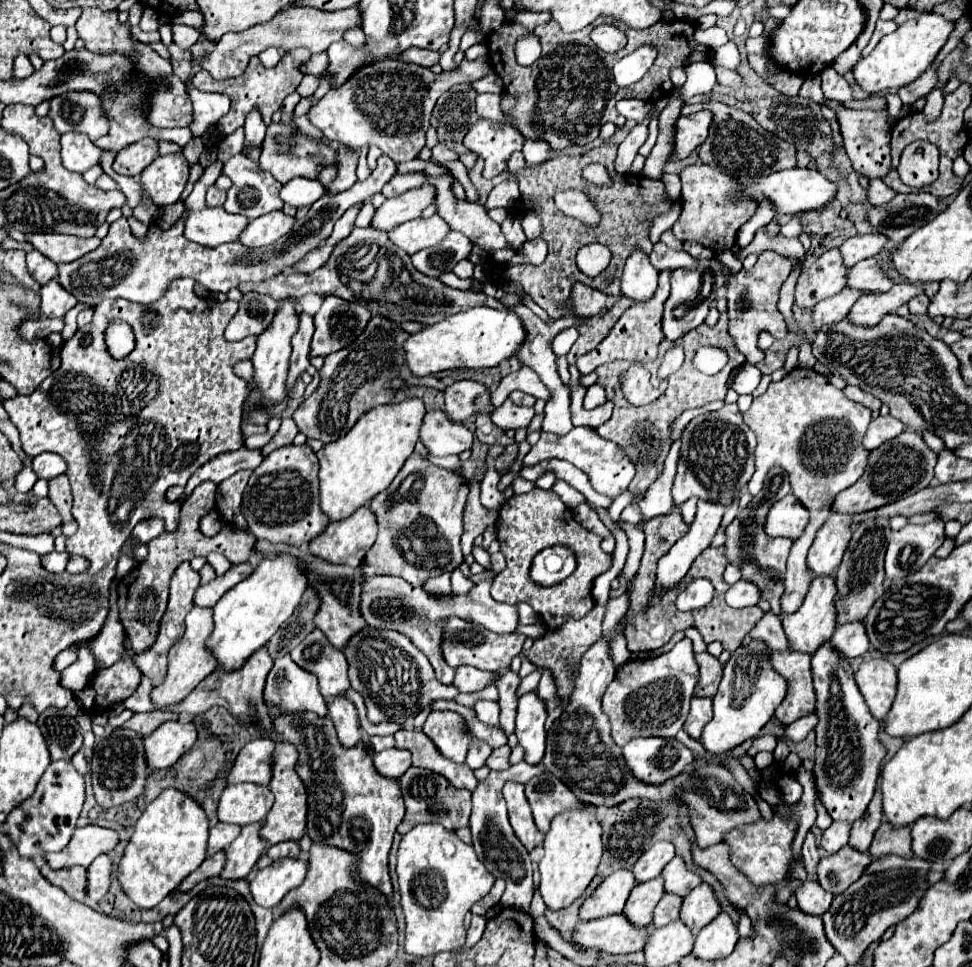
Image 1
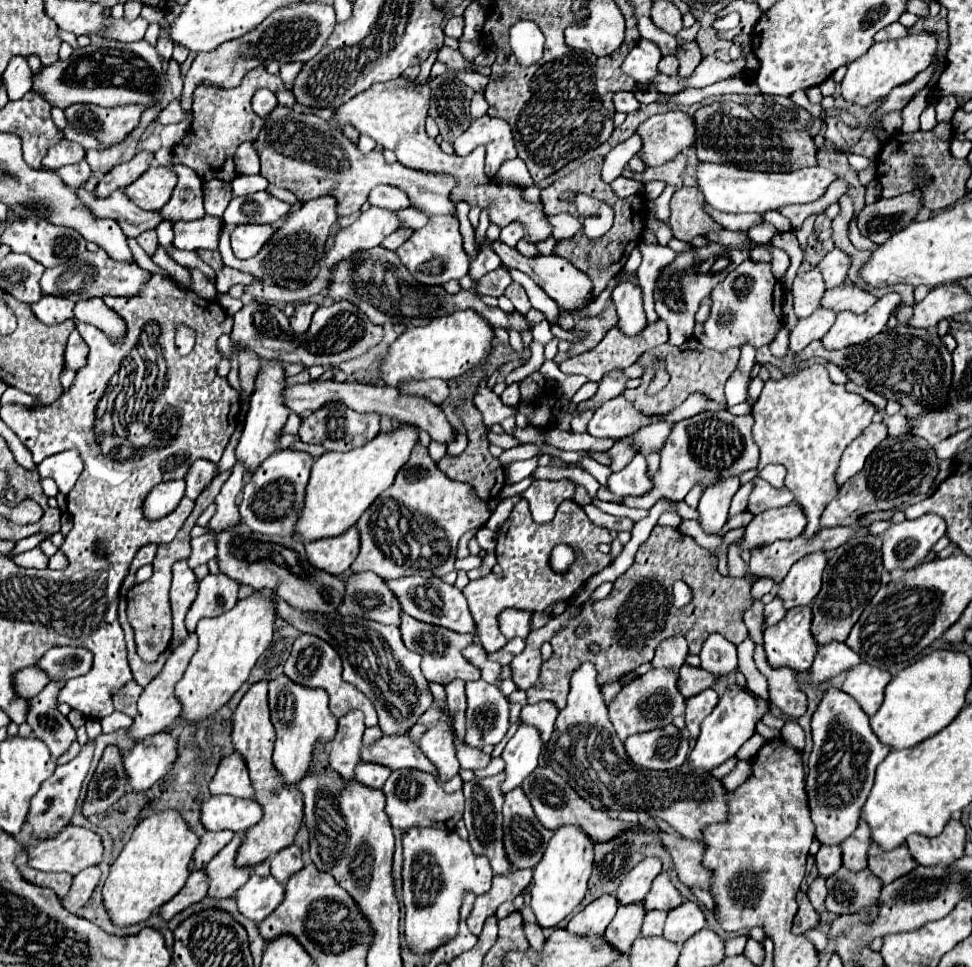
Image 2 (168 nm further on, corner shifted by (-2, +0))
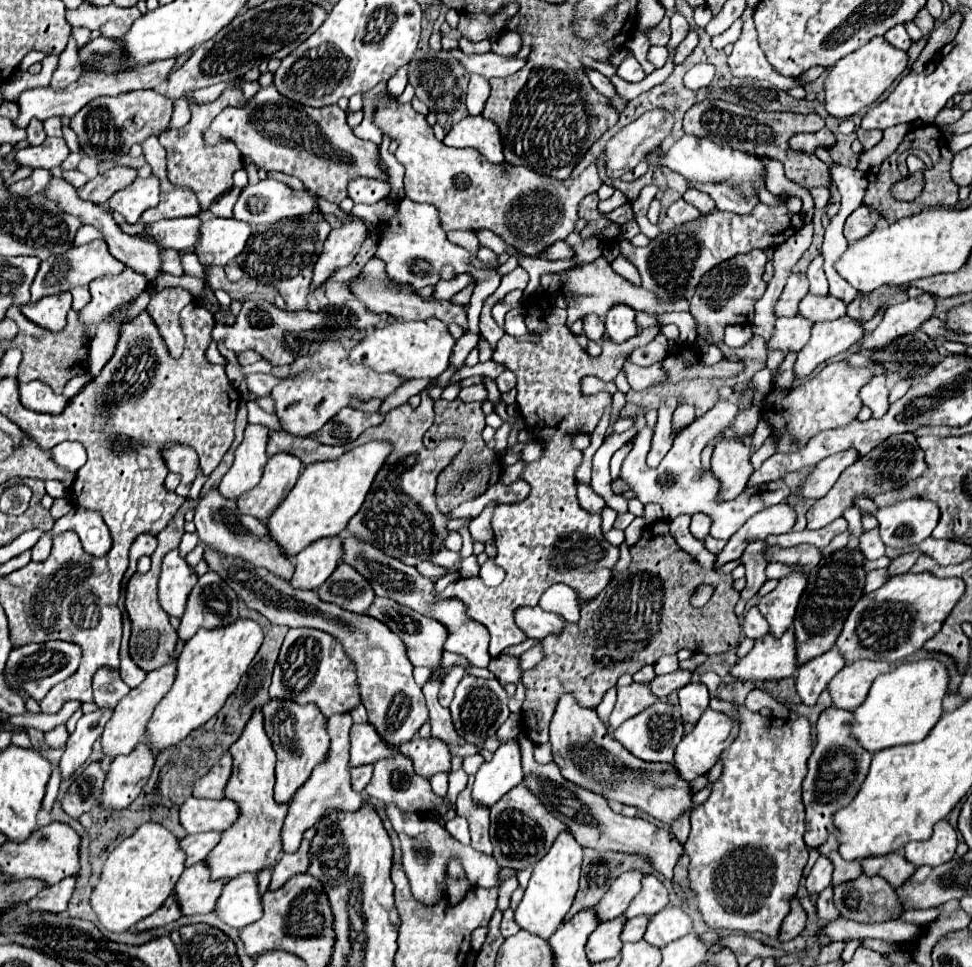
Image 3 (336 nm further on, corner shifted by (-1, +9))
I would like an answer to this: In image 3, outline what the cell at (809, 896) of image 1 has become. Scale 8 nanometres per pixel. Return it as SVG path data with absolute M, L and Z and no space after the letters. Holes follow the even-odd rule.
M793 897L791 899L791 911L785 917L781 933L779 933L779 941L791 941L797 935L801 935L801 931L805 929L805 923L807 923L807 913L805 913L805 909L801 905L801 899Z

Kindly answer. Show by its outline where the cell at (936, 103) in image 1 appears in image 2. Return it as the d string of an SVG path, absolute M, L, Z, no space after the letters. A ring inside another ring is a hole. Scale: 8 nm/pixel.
M930 104L920 116L920 129L923 131L932 130L937 124L936 112L933 104Z

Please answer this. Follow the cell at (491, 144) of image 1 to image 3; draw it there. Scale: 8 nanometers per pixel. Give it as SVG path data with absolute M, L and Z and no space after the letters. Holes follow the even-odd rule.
M469 115L461 119L461 123L453 125L453 129L445 135L443 143L447 147L473 147L483 153L489 163L505 161L497 125L483 115Z

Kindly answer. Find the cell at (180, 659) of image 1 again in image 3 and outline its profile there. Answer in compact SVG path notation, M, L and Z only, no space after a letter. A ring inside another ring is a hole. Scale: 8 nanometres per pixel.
M177 659L169 661L169 665L159 667L157 671L147 673L145 681L139 687L131 689L131 693L119 701L119 705L113 711L113 717L105 725L103 737L101 737L103 751L105 751L107 759L131 753L135 749L135 745L145 739L145 723L149 723L149 715L153 715L153 707L157 707L157 703L163 699L163 695L173 685L173 679L175 679L175 673L177 673L175 667L177 667Z

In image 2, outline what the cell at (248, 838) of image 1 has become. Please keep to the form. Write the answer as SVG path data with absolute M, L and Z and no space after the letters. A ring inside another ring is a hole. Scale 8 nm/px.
M236 834L230 844L226 844L204 868L208 876L208 896L210 898L228 898L248 880L250 868L234 868L234 850L238 850L238 840L244 834Z

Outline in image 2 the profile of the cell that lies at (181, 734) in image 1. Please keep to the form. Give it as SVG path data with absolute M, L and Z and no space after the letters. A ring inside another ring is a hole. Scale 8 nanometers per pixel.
M162 732L158 736L150 736L150 740L142 740L132 746L132 750L124 756L124 772L128 776L128 784L132 792L144 792L158 782L176 760L176 740Z

